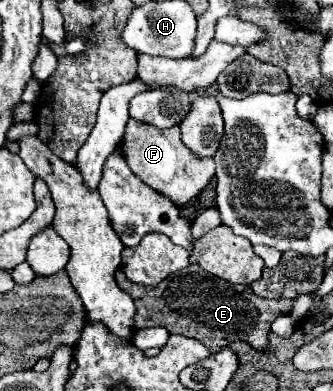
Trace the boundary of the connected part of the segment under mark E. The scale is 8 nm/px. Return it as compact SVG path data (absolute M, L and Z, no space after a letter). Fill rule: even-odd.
M189 264L153 288L145 288L127 280L121 268L115 272L115 280L119 288L125 290L135 302L135 328L163 326L169 330L169 334L181 334L203 342L211 352L217 352L235 340L245 340L253 348L265 350L271 318L275 320L275 316L291 312L291 300L259 298L247 284L231 284L211 276L199 264Z

